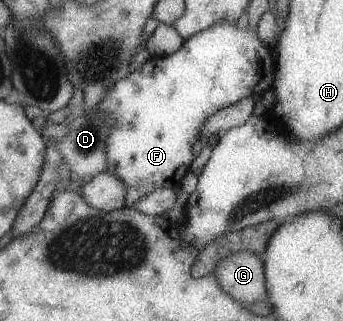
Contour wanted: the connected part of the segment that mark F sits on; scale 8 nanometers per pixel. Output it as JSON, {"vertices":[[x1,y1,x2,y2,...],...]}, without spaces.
{"vertices":[[242,18,234,23,224,19,216,21,214,25,192,35,171,55,150,58,140,67,140,71,128,73,120,83,114,83,106,89,104,101,96,104,112,127,108,133,108,149,105,171,112,173,118,181,124,183,124,205,130,208,134,201,142,195,159,188,175,190,189,172,189,164,193,161,190,149,199,138,198,129,202,119,210,117,214,111,227,107,244,97,250,97,272,87,276,59,272,48,264,45,258,39,256,27,250,29,242,25]]}

